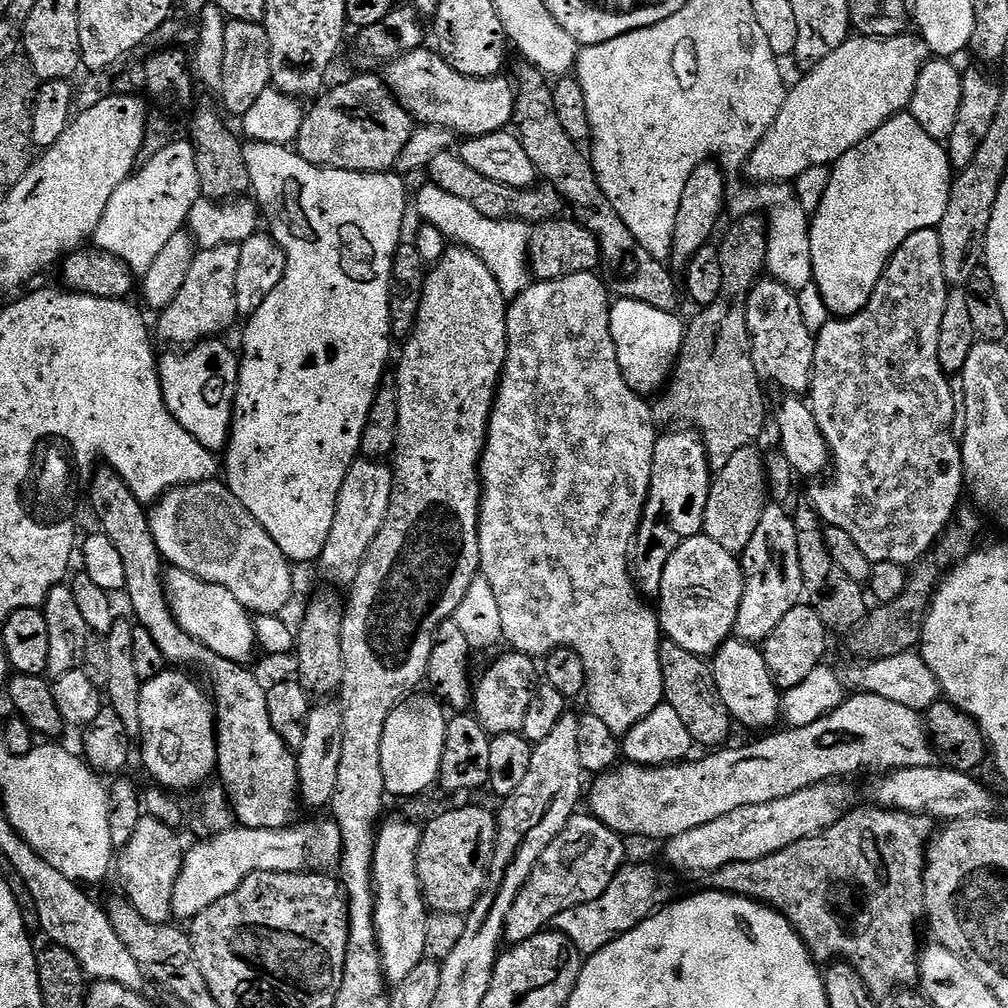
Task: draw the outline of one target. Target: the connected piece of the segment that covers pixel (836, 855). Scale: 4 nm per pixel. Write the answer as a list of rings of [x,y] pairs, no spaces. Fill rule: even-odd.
[[[879,806],[871,807],[856,809],[853,807],[851,810],[845,811],[840,820],[834,822],[834,826],[830,826],[810,838],[802,838],[798,842],[794,842],[794,846],[786,846],[786,850],[778,850],[778,854],[770,854],[766,858],[758,858],[754,862],[730,862],[730,866],[722,866],[722,870],[712,873],[710,883],[715,891],[745,896],[751,900],[757,900],[760,904],[767,904],[775,912],[780,912],[794,926],[794,930],[802,938],[802,942],[808,948],[808,953],[812,955],[813,960],[832,962],[839,958],[856,971],[856,975],[859,976],[860,981],[864,983],[873,998],[887,998],[901,986],[915,985],[920,978],[916,927],[925,919],[924,858],[928,842],[934,835],[934,821],[931,816],[915,816],[909,812],[894,812]]]

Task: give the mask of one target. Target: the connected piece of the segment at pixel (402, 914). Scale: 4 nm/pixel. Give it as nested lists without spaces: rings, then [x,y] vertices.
[[[385,819],[379,825],[376,834],[376,849],[372,863],[372,883],[376,894],[376,909],[374,910],[374,926],[376,927],[376,944],[380,948],[380,966],[384,970],[384,979],[389,985],[395,986],[404,981],[406,974],[414,970],[420,961],[425,959],[426,922],[430,909],[420,895],[418,882],[418,846],[420,845],[421,825],[411,824],[408,820]]]

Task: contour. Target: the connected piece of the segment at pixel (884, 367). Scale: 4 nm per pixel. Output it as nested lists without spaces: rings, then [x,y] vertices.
[[[937,229],[918,230],[910,234],[910,238],[906,238],[906,242],[902,242],[902,246],[898,246],[898,250],[893,252],[878,286],[874,286],[874,294],[870,294],[870,302],[866,302],[861,312],[853,316],[829,319],[828,324],[815,335],[814,362],[806,396],[818,422],[818,430],[822,430],[822,438],[826,440],[831,471],[834,470],[836,473],[832,476],[832,484],[826,485],[824,492],[814,493],[810,497],[810,503],[827,527],[846,530],[846,534],[854,538],[854,546],[858,546],[858,550],[862,550],[862,554],[866,554],[866,558],[873,564],[894,562],[905,566],[915,565],[917,560],[921,560],[932,551],[936,541],[943,536],[945,528],[952,523],[961,507],[960,492],[962,496],[965,491],[964,463],[958,436],[954,431],[958,396],[957,393],[956,396],[952,393],[952,388],[948,385],[949,373],[942,371],[938,362],[938,330],[942,326],[942,310],[946,310],[949,291],[950,285],[946,282],[946,274],[942,274],[942,245]]]

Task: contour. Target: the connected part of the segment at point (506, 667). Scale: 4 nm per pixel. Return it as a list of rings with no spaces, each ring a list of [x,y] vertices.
[[[507,650],[474,684],[474,715],[489,736],[498,734],[522,733],[522,722],[526,718],[526,709],[530,706],[530,698],[534,698],[534,690],[538,683],[538,664],[525,652]]]

